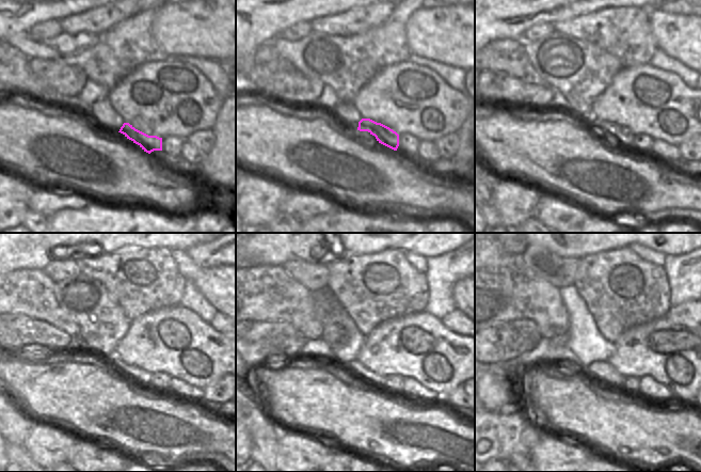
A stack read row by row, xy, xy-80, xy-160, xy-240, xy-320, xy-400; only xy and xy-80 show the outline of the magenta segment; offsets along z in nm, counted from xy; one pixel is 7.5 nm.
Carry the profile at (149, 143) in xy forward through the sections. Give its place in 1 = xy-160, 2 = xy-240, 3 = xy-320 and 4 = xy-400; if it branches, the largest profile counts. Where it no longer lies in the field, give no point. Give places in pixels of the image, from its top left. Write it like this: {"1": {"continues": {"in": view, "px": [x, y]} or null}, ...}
{"1": {"continues": {"in": "xy-160", "px": [622, 135]}}, "2": {"continues": {"in": "xy-240", "px": [138, 375]}}, "3": {"continues": {"in": "xy-320", "px": [355, 366]}}, "4": {"continues": {"in": "xy-400", "px": [603, 372]}}}

